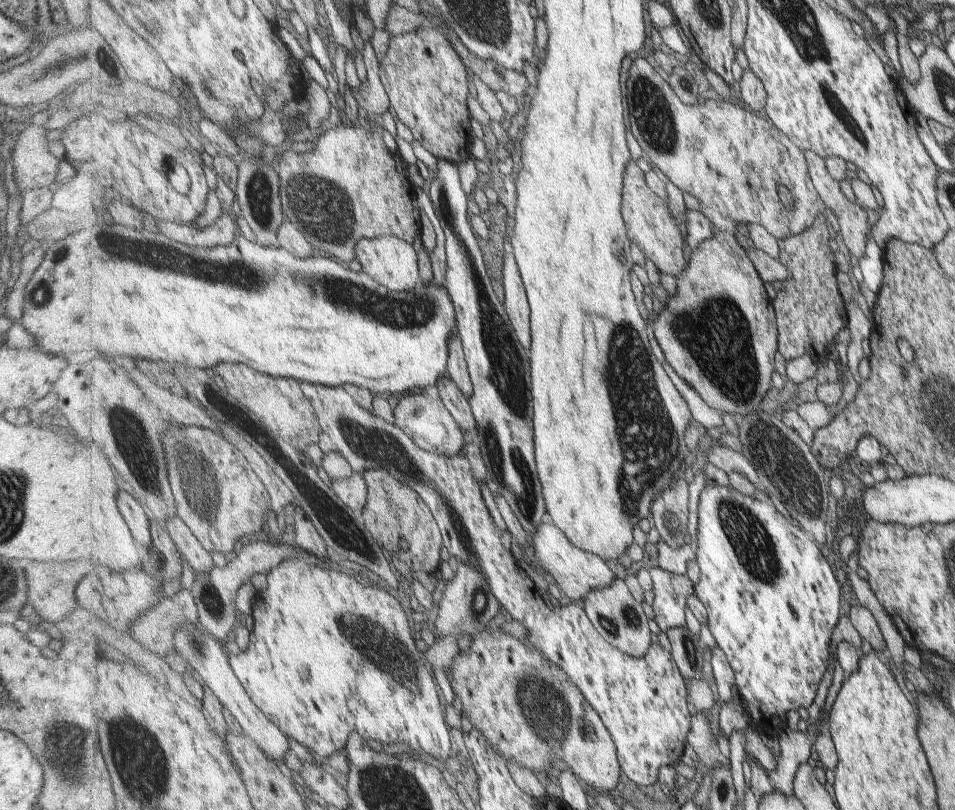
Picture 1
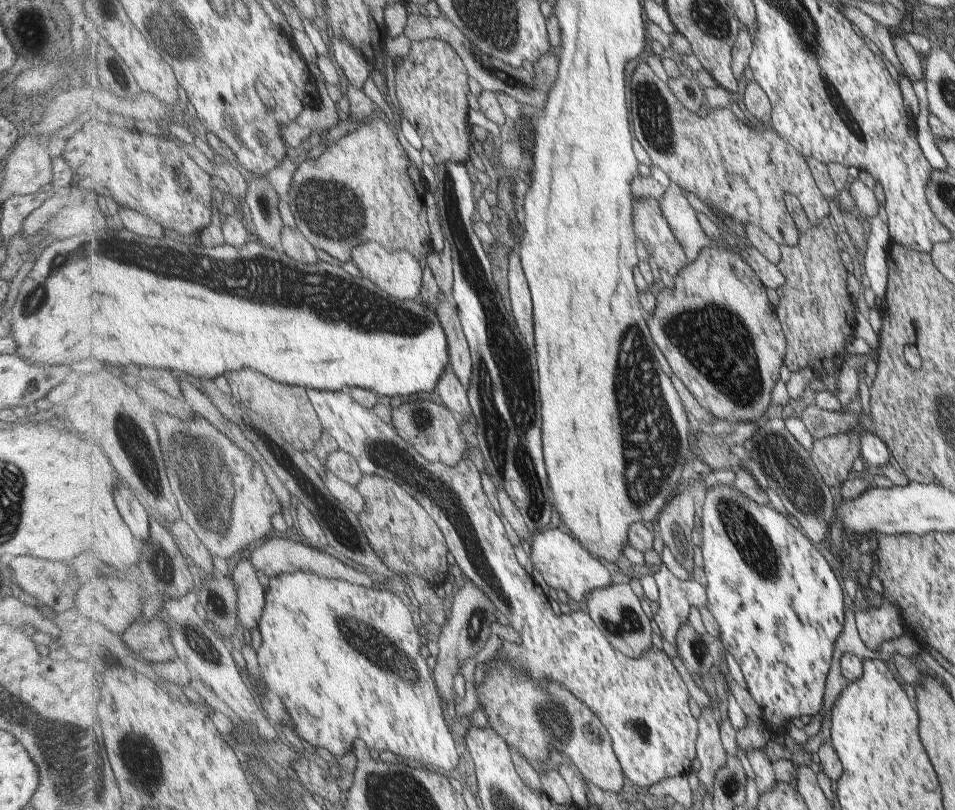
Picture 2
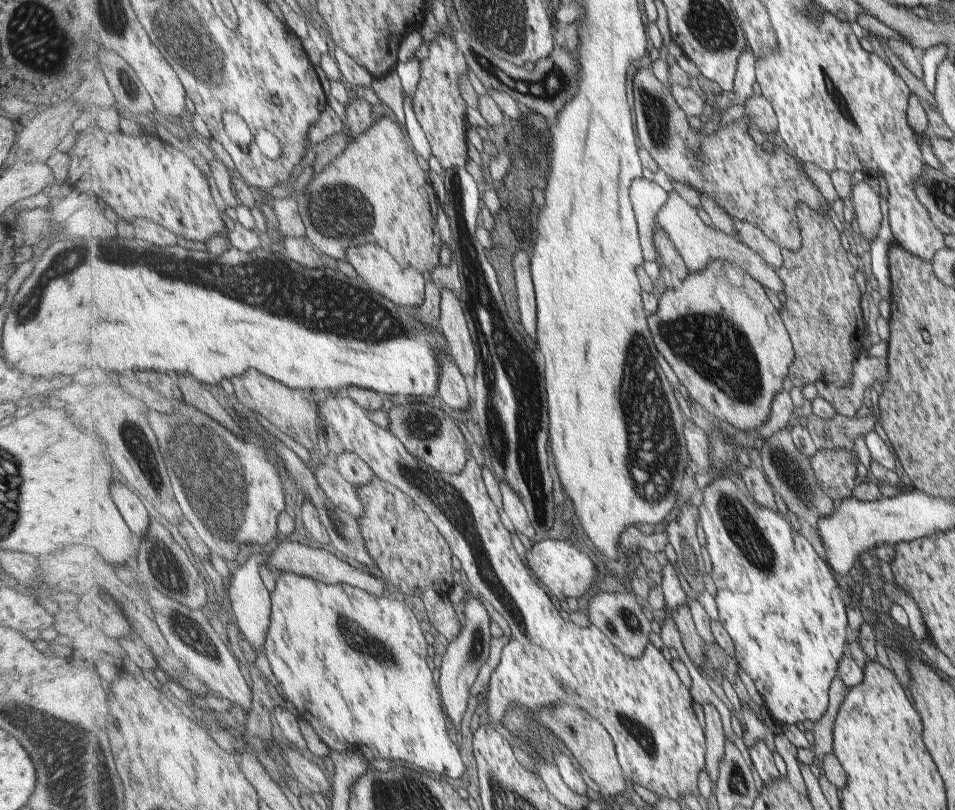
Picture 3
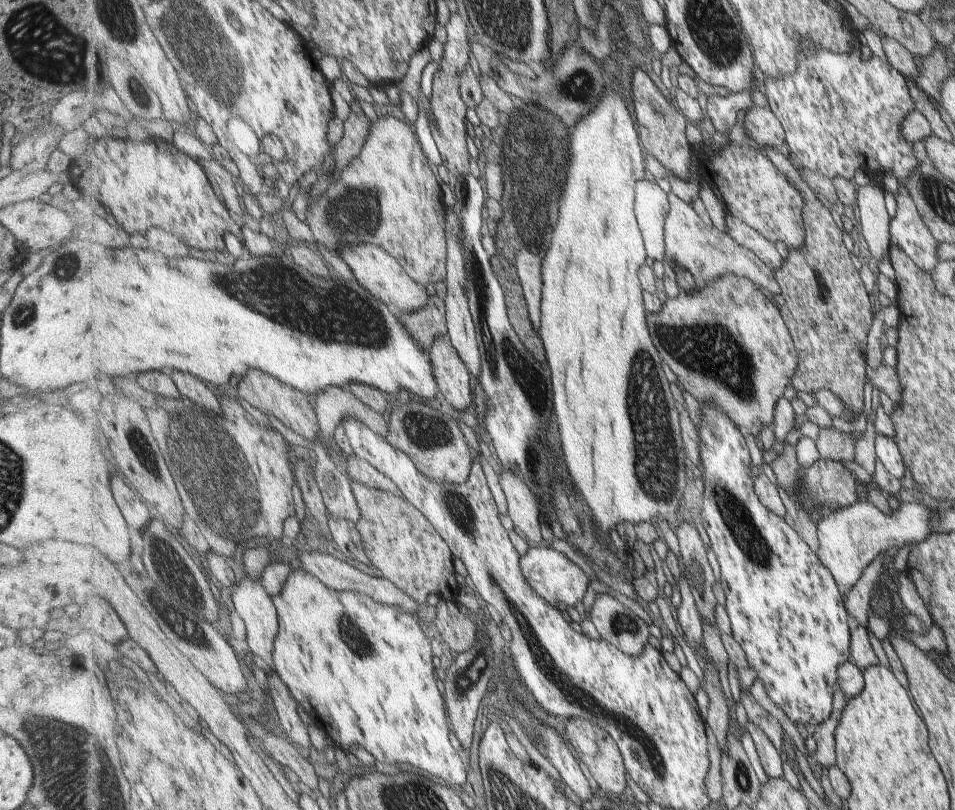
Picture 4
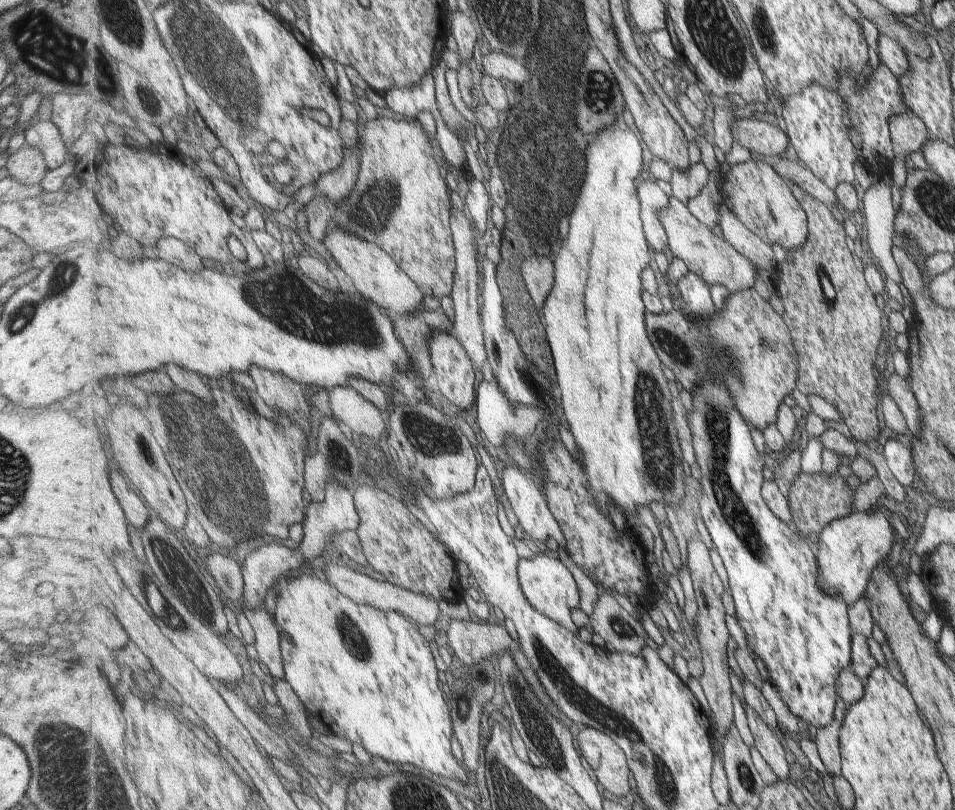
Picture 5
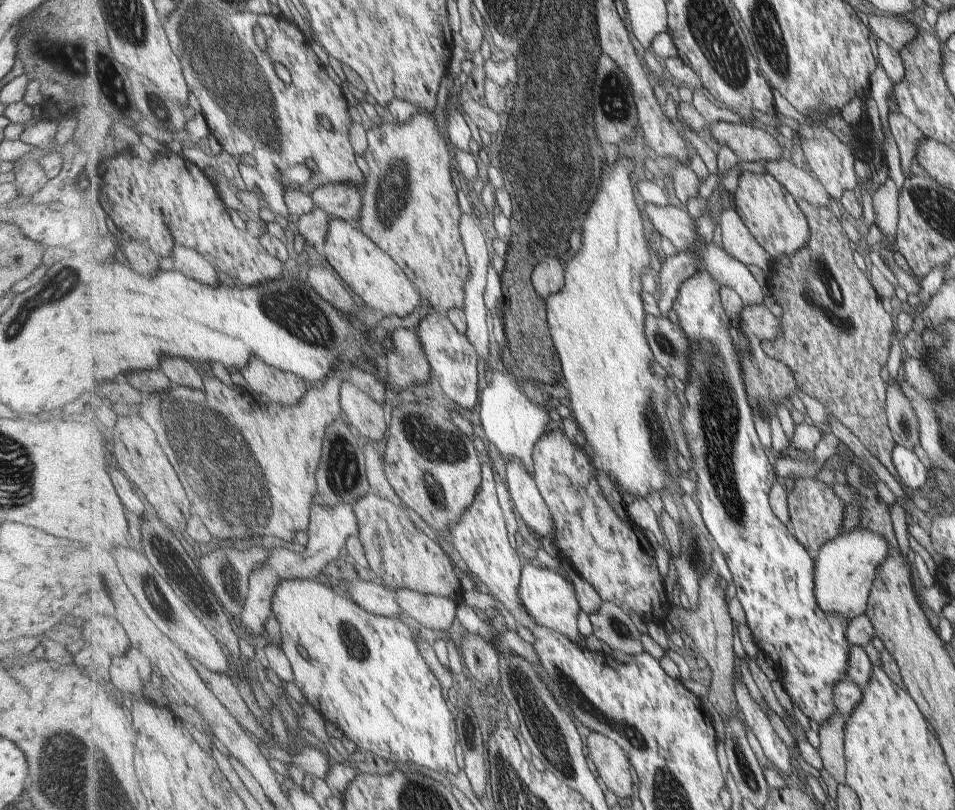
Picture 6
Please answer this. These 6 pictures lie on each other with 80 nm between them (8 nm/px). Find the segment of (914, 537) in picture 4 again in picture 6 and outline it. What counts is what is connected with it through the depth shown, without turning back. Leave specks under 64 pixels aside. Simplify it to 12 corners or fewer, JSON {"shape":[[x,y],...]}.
{"shape":[[861,529],[816,552],[814,596],[849,624],[889,548]]}

